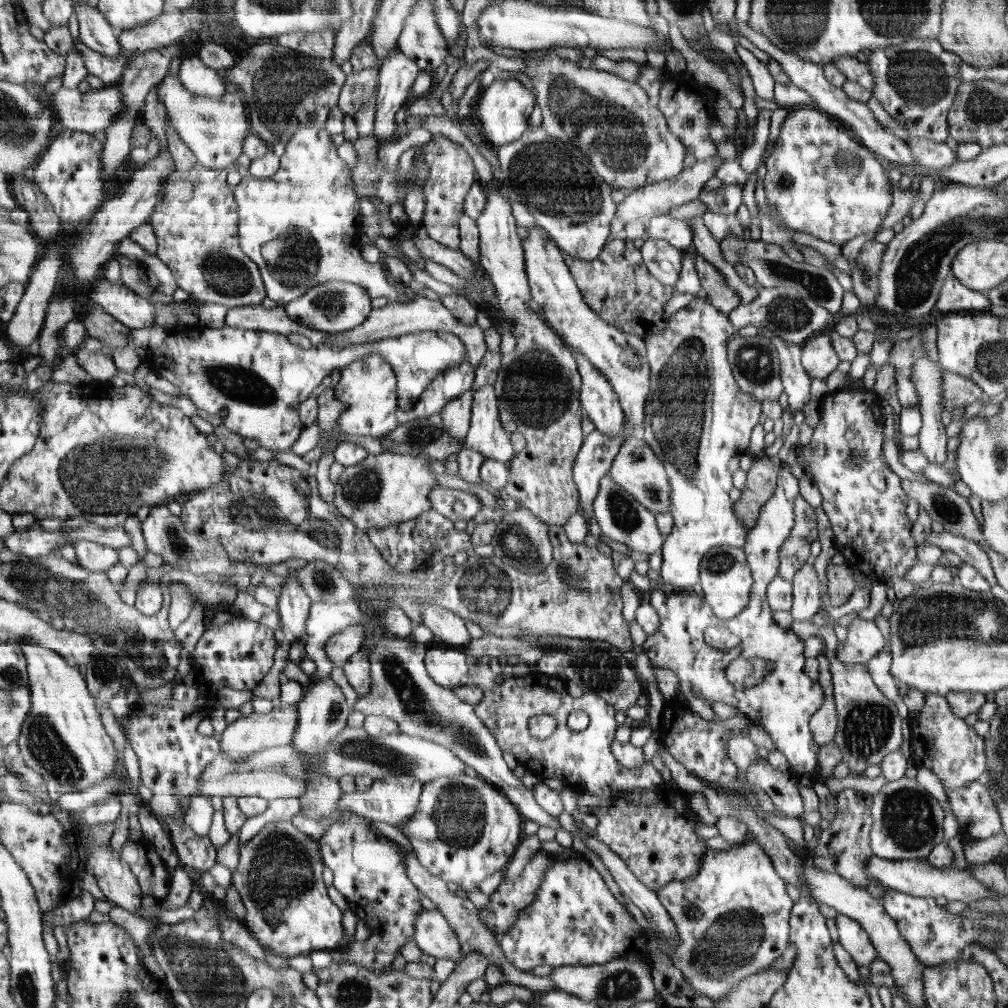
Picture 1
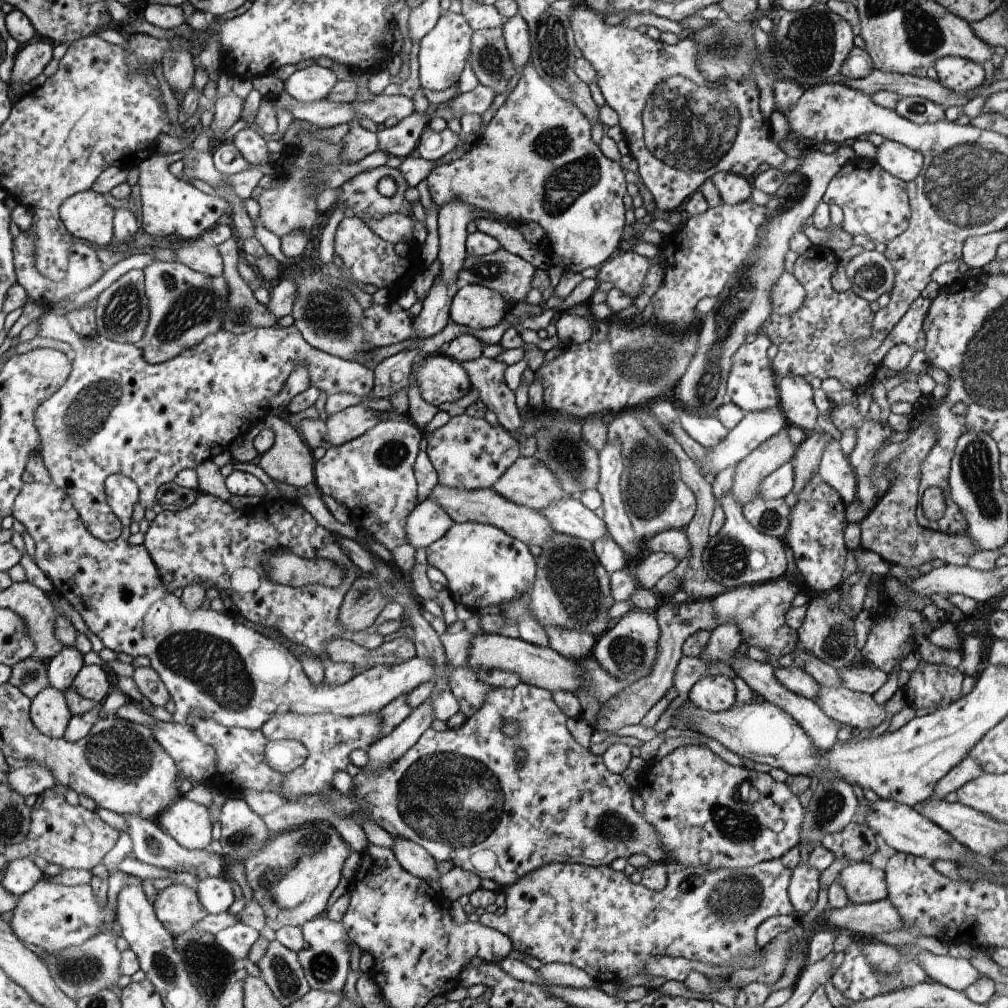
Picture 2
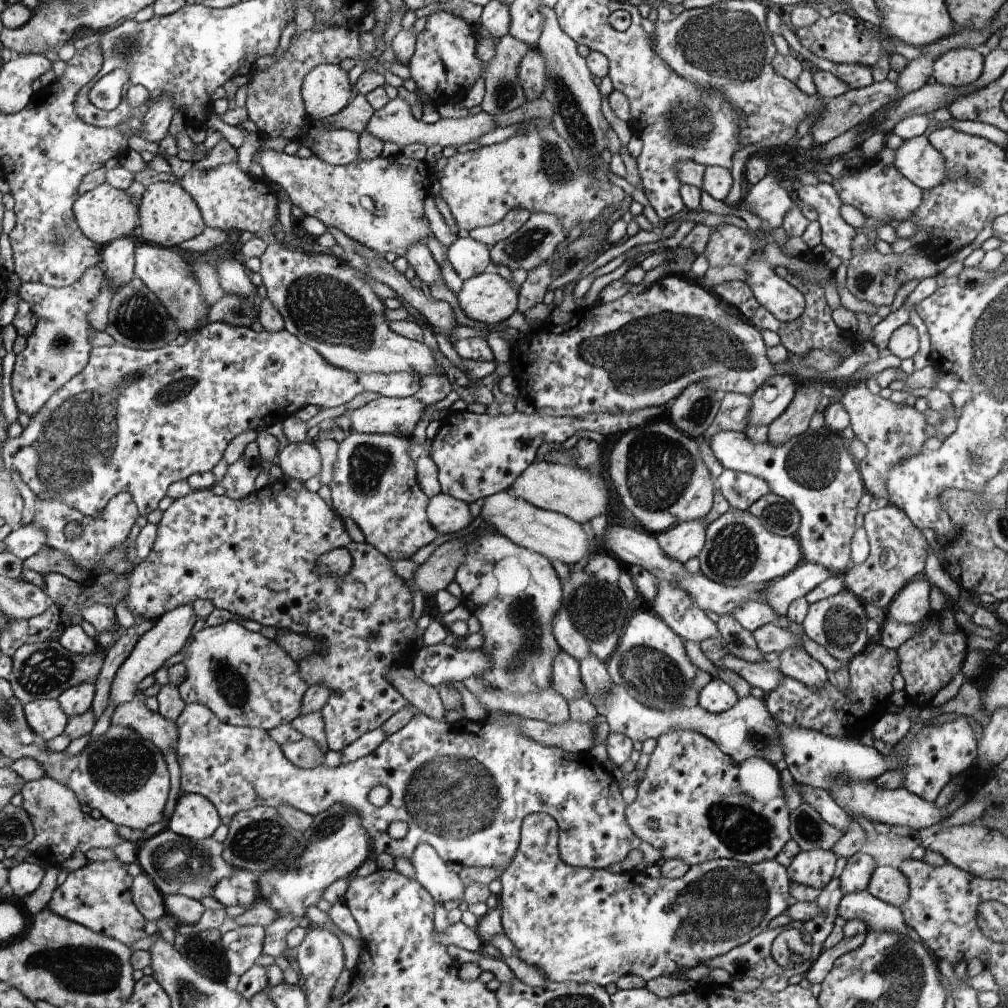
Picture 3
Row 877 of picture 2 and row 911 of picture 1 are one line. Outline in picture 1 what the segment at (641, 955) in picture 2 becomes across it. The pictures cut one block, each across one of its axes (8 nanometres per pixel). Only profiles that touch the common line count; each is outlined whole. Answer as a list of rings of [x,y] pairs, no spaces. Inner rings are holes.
[[[749,837],[748,840],[740,845],[732,846],[730,850],[719,850],[719,849],[708,849],[706,855],[704,855],[704,866],[700,867],[700,873],[688,879],[675,880],[675,882],[668,883],[660,892],[659,900],[664,906],[664,909],[668,912],[668,915],[672,917],[672,921],[676,923],[678,927],[678,937],[680,937],[680,944],[678,946],[670,946],[654,928],[644,929],[637,922],[634,916],[628,912],[624,906],[620,906],[620,902],[612,896],[612,892],[608,890],[606,882],[602,880],[602,876],[594,870],[593,866],[590,866],[590,862],[584,859],[584,861],[568,862],[563,863],[562,860],[554,860],[548,870],[546,870],[546,876],[536,892],[535,902],[528,908],[525,909],[518,920],[512,924],[512,928],[502,934],[500,938],[500,946],[506,959],[510,961],[516,968],[530,972],[536,966],[550,965],[554,967],[568,966],[568,965],[580,965],[588,966],[593,964],[604,964],[610,962],[614,959],[622,959],[628,961],[642,961],[646,963],[648,967],[652,968],[652,962],[650,962],[650,954],[652,949],[653,938],[657,938],[661,944],[661,949],[667,954],[667,956],[672,960],[673,965],[682,971],[684,981],[689,983],[693,990],[697,993],[705,994],[710,997],[713,1001],[728,995],[732,991],[732,987],[736,987],[736,984],[740,983],[742,979],[746,979],[747,976],[751,974],[762,972],[766,970],[766,967],[772,966],[772,963],[776,962],[776,959],[780,958],[780,955],[787,950],[790,943],[790,920],[791,912],[795,907],[794,902],[792,902],[790,896],[786,892],[785,880],[776,872],[775,865],[772,864],[772,860],[769,856],[764,853],[764,850],[760,847],[760,843],[754,839],[754,837]]]

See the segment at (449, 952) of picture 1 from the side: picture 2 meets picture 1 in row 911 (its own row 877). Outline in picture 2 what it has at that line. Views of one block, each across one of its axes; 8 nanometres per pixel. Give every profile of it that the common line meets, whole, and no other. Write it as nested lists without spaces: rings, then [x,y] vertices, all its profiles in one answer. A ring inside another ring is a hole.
[[[396,837],[393,840],[395,858],[412,875],[432,881],[438,884],[440,875],[437,870],[437,862],[420,844],[413,841]]]

